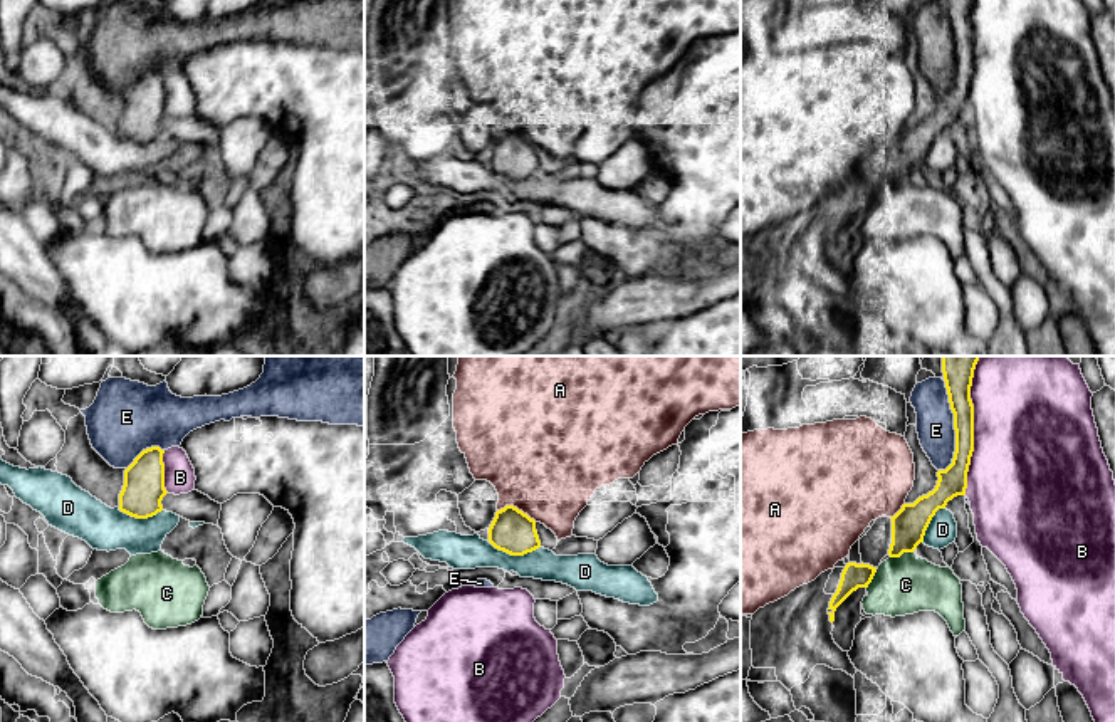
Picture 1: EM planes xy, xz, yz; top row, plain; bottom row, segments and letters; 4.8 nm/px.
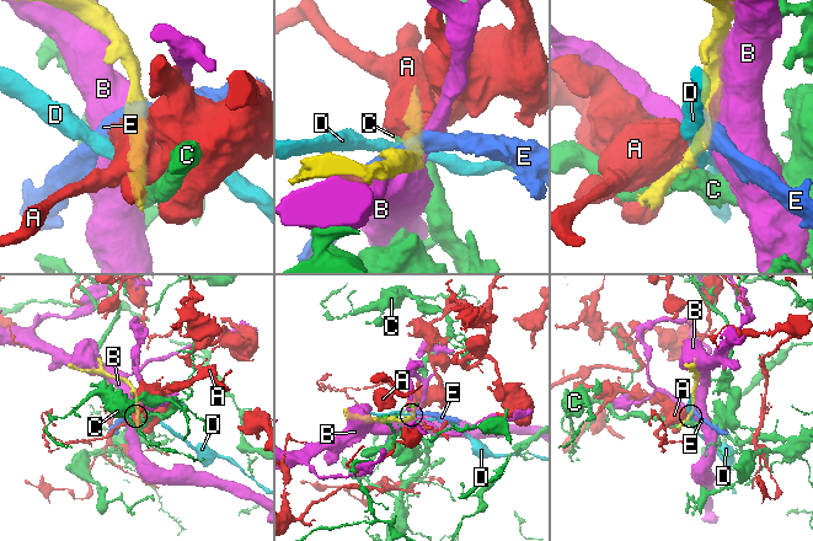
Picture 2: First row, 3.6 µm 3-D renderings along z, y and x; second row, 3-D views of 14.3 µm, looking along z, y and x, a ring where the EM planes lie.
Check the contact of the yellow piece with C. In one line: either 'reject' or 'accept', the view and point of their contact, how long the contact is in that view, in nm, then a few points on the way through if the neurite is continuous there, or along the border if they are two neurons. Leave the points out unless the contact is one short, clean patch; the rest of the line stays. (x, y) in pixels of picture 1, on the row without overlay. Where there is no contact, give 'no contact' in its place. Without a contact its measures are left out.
reject; meets yellow in yz at (900, 178); contact 120 nm long

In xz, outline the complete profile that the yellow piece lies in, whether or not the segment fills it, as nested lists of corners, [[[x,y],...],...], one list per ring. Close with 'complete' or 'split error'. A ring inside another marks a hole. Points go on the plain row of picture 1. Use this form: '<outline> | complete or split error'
[[[514,129],[495,136],[489,151],[489,166],[510,180],[524,180],[541,171],[536,144]]] | complete

